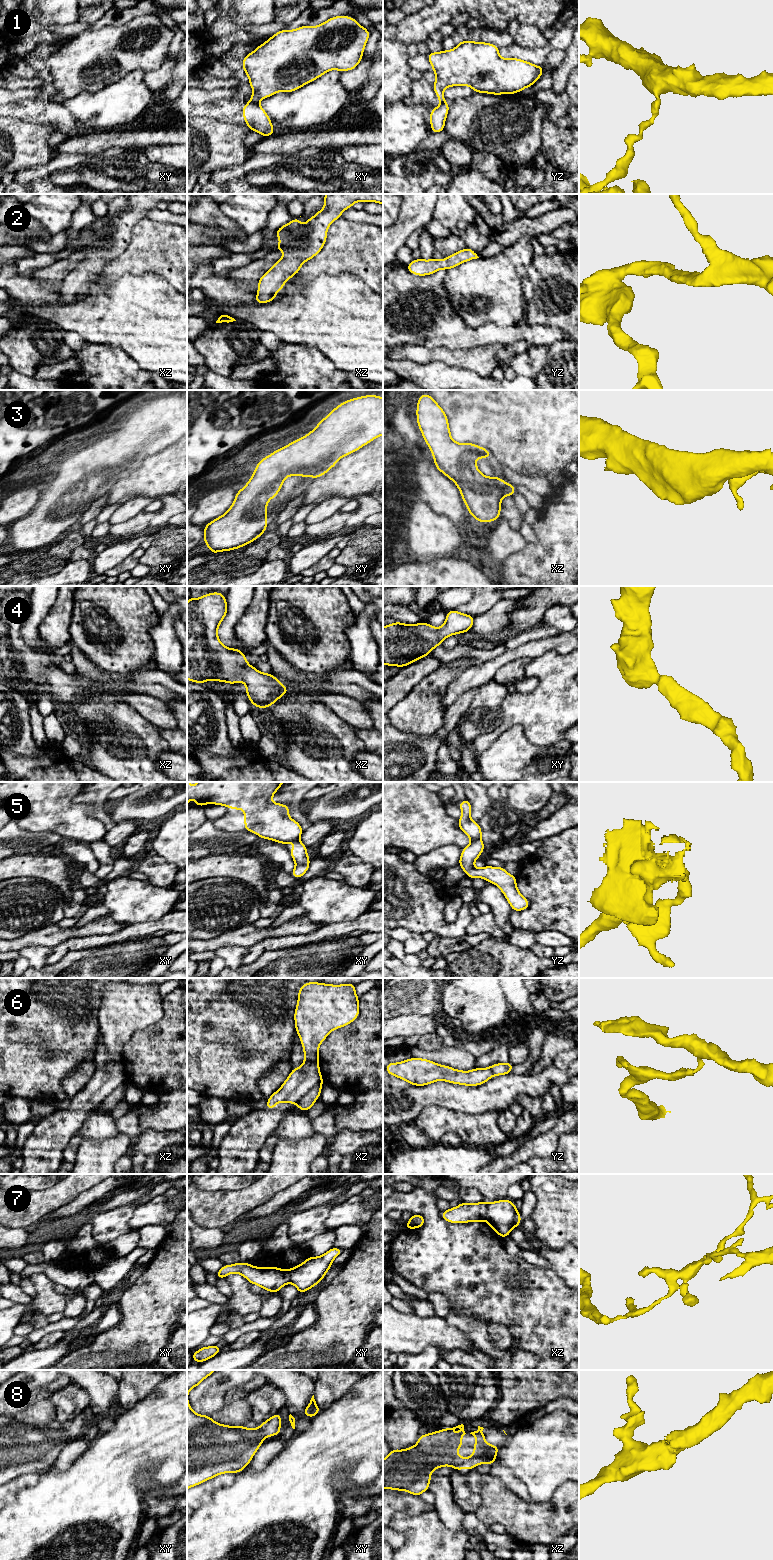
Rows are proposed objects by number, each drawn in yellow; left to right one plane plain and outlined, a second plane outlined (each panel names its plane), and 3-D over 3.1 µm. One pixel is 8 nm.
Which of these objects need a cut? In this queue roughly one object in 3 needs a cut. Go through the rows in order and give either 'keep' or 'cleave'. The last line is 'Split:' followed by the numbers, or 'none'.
1: cleave
2: keep
3: keep
4: keep
5: cleave
6: cleave
7: cleave
8: keep
Split: 1, 5, 6, 7

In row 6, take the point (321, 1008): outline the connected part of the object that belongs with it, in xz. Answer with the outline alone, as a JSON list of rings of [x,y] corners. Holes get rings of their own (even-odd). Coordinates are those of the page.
[[[306,982],[298,990],[294,1020],[304,1051],[304,1062],[299,1068],[293,1068],[281,1087],[268,1098],[266,1109],[275,1110],[275,1102],[297,1104],[315,1085],[323,1082],[319,1068],[319,1045],[331,1031],[352,1023],[359,1016],[359,997],[355,987],[356,984],[351,983],[333,985]]]

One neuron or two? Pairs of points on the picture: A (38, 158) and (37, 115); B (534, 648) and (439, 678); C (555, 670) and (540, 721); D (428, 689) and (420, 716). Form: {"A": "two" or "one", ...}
{"A": "two", "B": "two", "C": "one", "D": "one"}

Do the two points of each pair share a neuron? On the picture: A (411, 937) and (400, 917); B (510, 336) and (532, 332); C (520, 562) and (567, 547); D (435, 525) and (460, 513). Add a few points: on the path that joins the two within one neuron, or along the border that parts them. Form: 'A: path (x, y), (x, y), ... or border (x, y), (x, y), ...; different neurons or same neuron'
A: border (393, 927), (406, 927), (421, 935); different neurons
B: path (515, 333), (527, 332); same neuron
C: path (532, 560), (541, 551), (555, 550); same neuron
D: border (428, 505), (435, 512), (446, 516), (455, 525); different neurons

